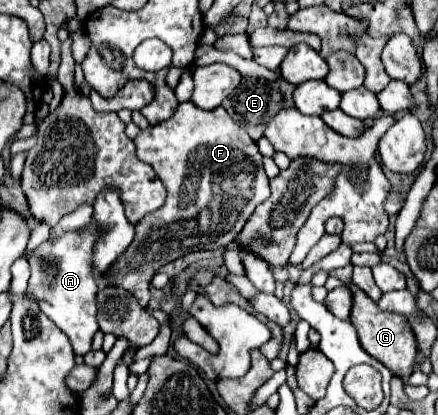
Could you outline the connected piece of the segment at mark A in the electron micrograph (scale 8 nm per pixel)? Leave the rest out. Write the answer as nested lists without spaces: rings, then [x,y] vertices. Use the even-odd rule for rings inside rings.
[[[91,223],[83,233],[65,233],[55,243],[43,243],[37,253],[29,259],[31,265],[31,279],[25,291],[25,297],[37,301],[41,311],[69,337],[73,351],[77,355],[85,355],[91,349],[91,339],[97,327],[97,283],[93,277],[93,259],[91,249],[97,239],[97,227]]]

